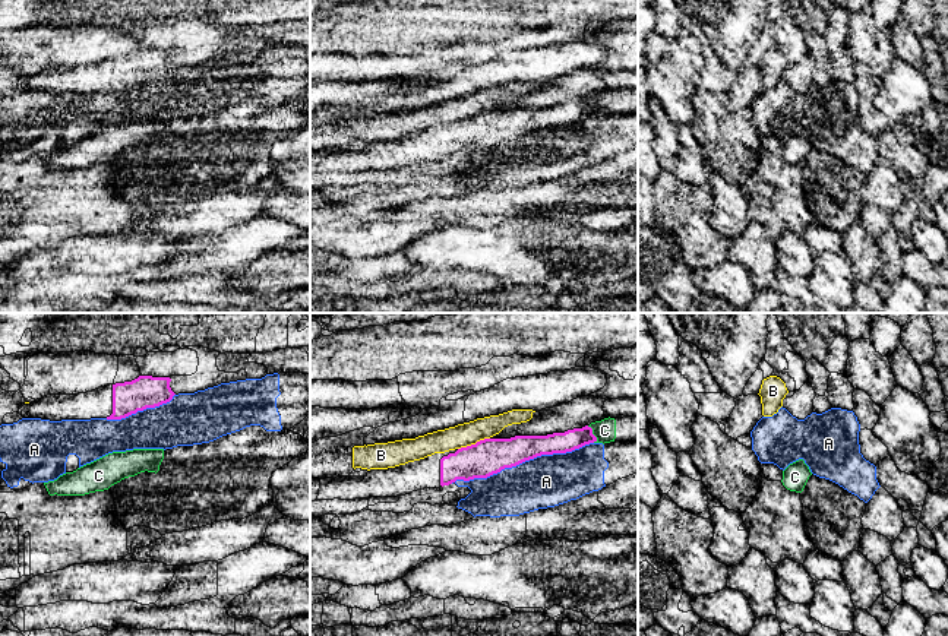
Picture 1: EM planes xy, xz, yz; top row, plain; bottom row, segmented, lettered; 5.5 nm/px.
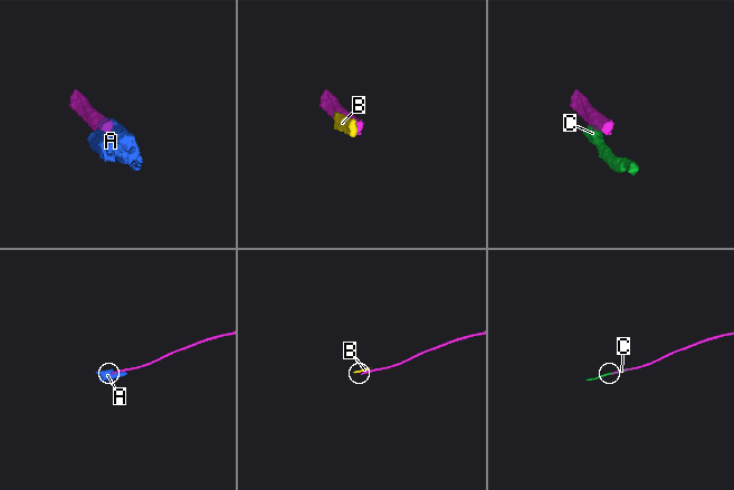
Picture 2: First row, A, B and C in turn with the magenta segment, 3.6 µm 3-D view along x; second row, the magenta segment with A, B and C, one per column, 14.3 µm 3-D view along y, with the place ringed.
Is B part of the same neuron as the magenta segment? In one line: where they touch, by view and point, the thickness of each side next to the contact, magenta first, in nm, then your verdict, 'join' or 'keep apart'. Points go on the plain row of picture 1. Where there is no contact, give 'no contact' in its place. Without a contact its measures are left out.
xz (473, 117) | 200/130 nm | keep apart

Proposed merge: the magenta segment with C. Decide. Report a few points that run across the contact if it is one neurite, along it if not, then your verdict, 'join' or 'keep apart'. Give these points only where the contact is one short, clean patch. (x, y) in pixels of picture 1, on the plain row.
line xz (587, 98), (591, 101), (596, 114); keep apart

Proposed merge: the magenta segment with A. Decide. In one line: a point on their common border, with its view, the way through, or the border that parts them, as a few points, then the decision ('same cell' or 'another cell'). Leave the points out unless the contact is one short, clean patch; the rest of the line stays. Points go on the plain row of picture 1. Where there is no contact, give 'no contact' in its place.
meets magenta in xz at (521, 135); another cell

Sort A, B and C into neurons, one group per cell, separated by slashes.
A / B / C

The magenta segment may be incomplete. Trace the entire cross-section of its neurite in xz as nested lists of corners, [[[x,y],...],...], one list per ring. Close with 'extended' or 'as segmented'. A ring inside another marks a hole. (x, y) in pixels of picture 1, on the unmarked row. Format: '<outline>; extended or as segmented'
[[[588,98],[547,108],[484,111],[395,140],[370,142],[366,149],[312,151],[310,174],[405,168],[456,152],[487,151],[537,129],[572,124],[594,114],[597,110]]]; extended

